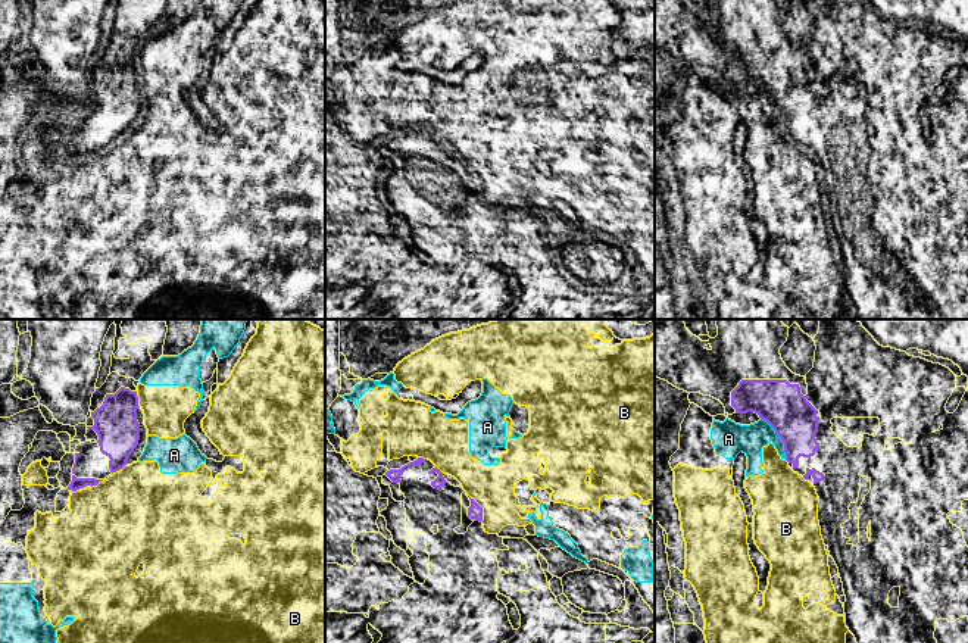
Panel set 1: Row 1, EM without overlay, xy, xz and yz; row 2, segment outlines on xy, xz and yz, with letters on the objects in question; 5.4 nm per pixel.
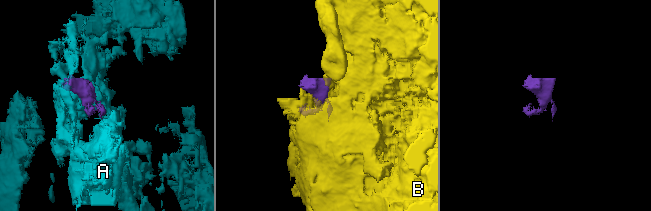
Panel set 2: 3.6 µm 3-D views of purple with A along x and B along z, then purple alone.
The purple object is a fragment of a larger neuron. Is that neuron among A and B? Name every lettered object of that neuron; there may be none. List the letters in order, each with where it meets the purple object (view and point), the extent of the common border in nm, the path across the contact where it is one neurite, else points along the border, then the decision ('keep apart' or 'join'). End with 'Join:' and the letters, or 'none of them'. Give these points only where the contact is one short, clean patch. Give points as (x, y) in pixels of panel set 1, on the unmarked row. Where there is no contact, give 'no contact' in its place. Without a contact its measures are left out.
A: yz (778, 106) | 260 nm | keep apart
B: xz (481, 178) | 170 nm | keep apart
Join: none of them

